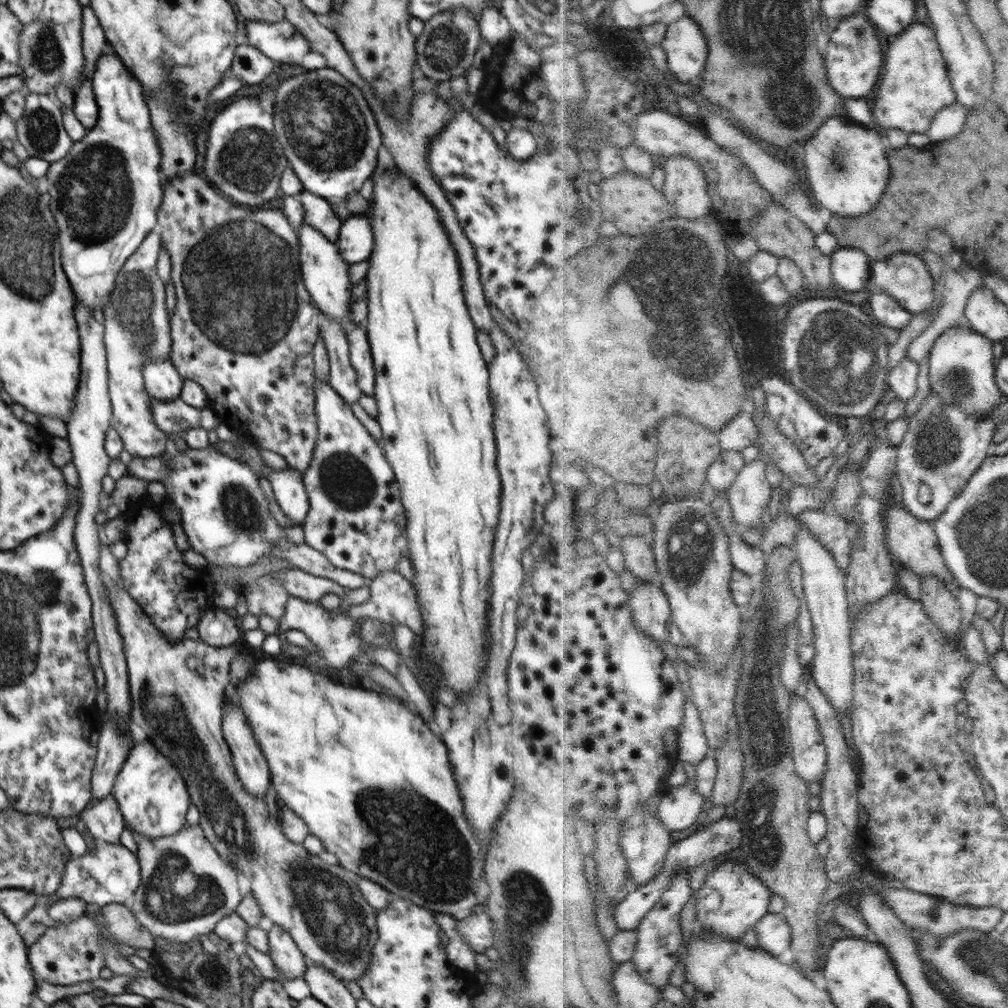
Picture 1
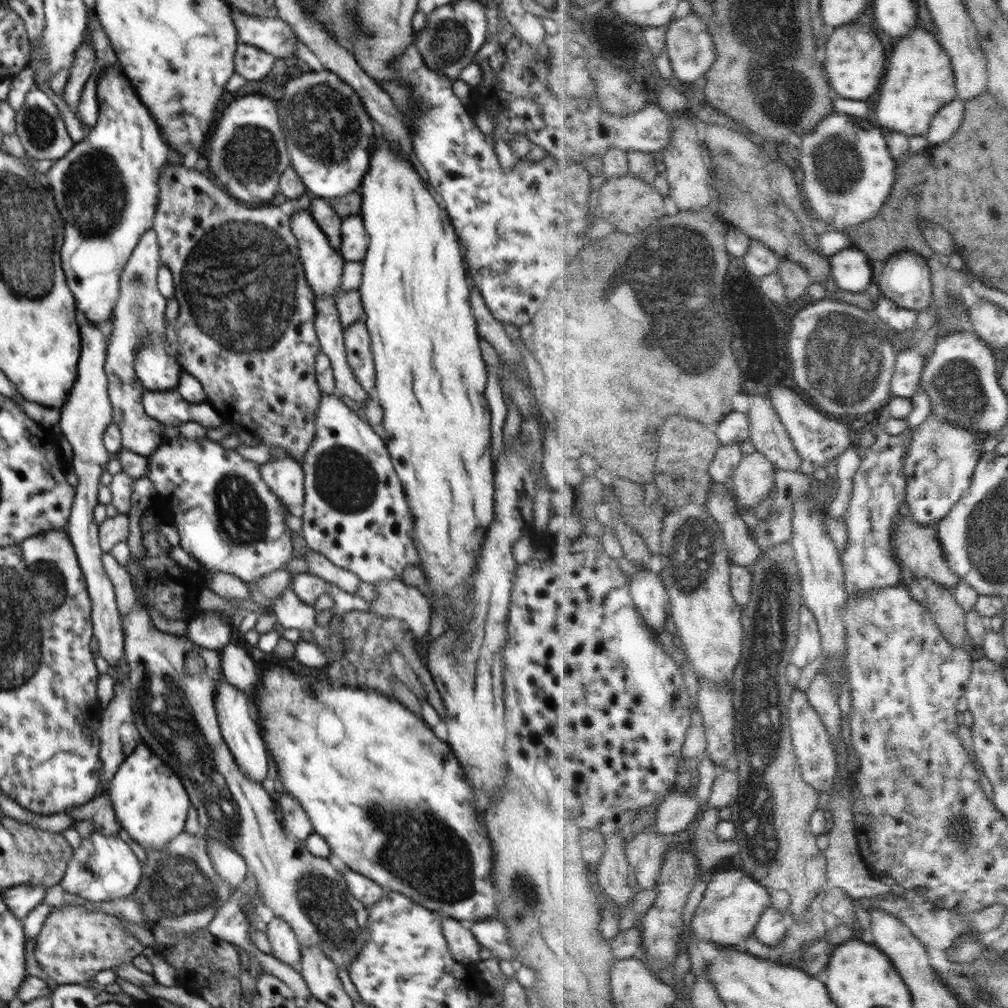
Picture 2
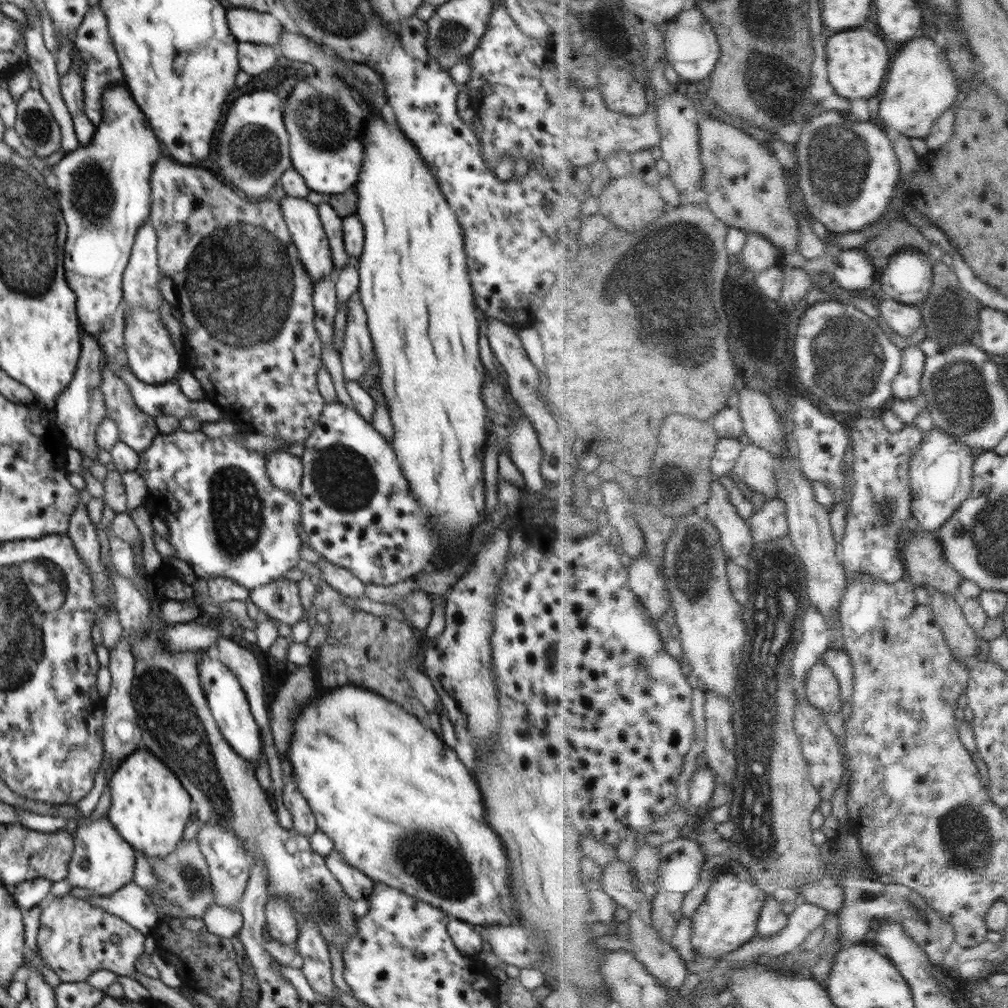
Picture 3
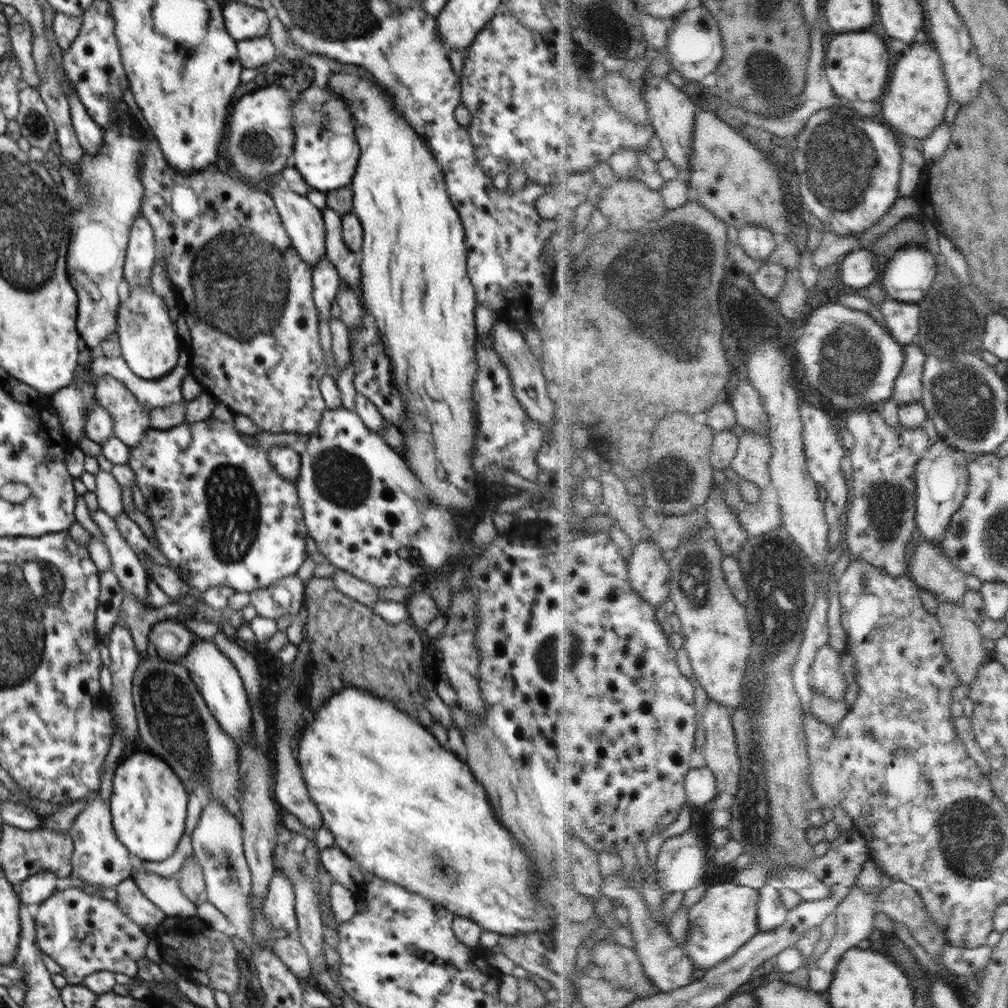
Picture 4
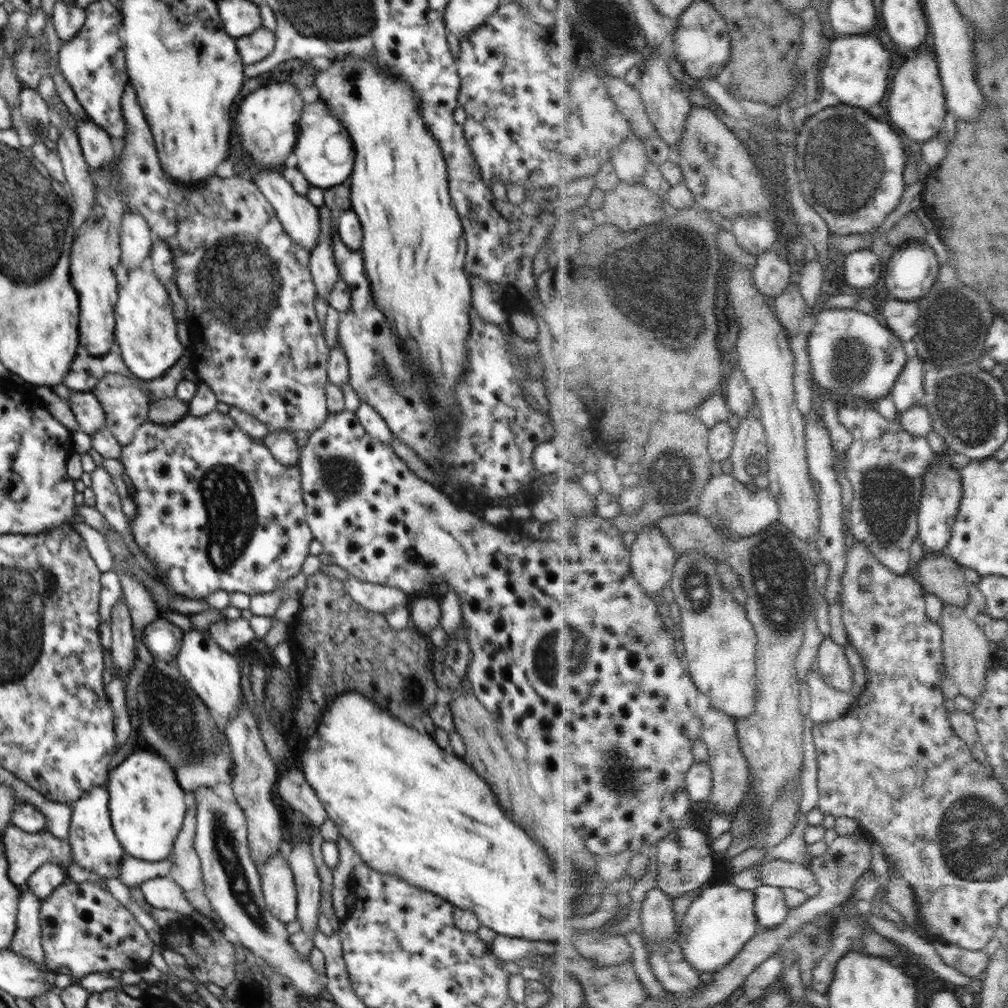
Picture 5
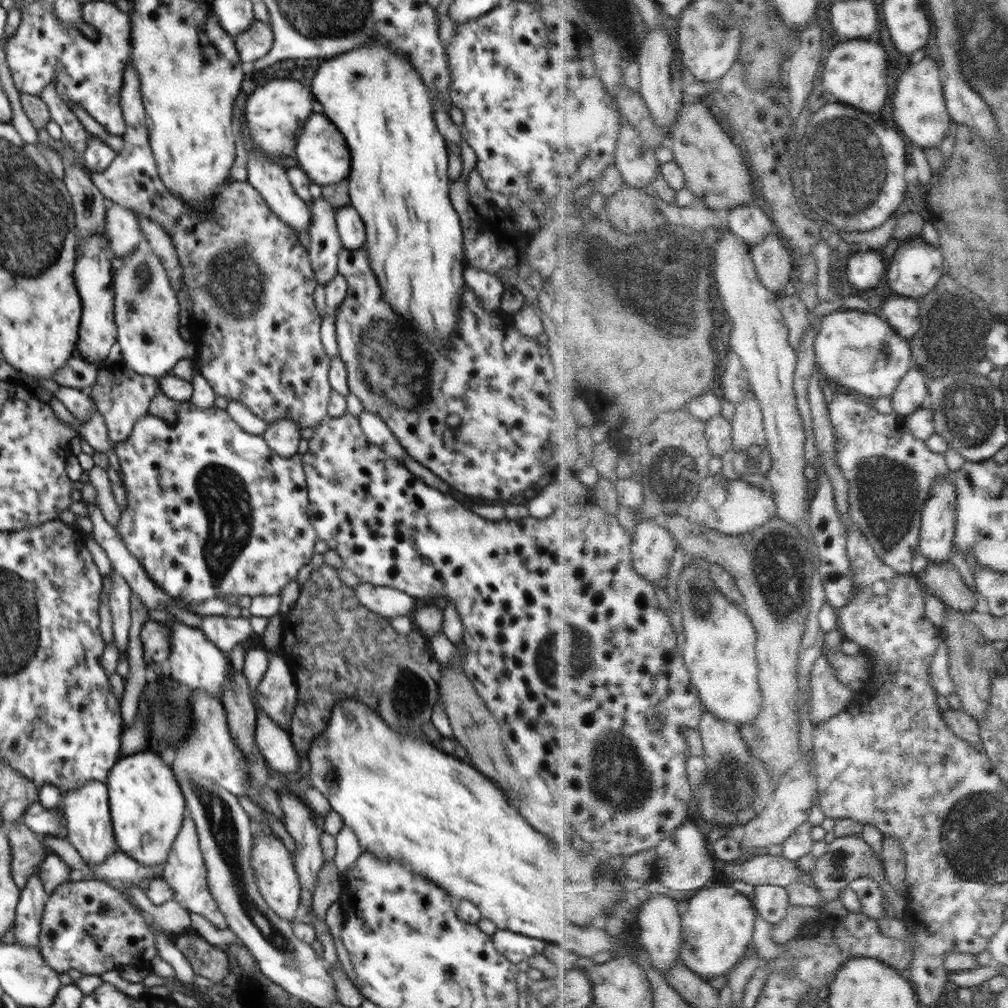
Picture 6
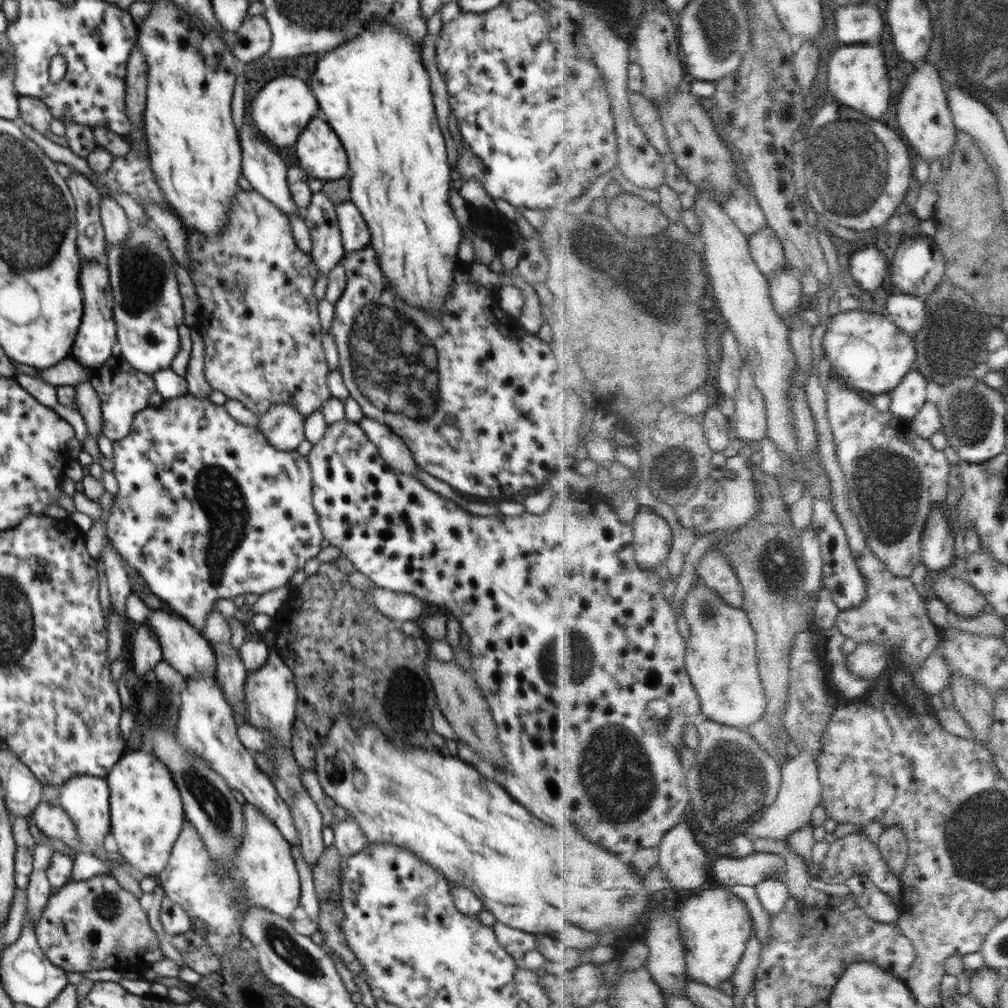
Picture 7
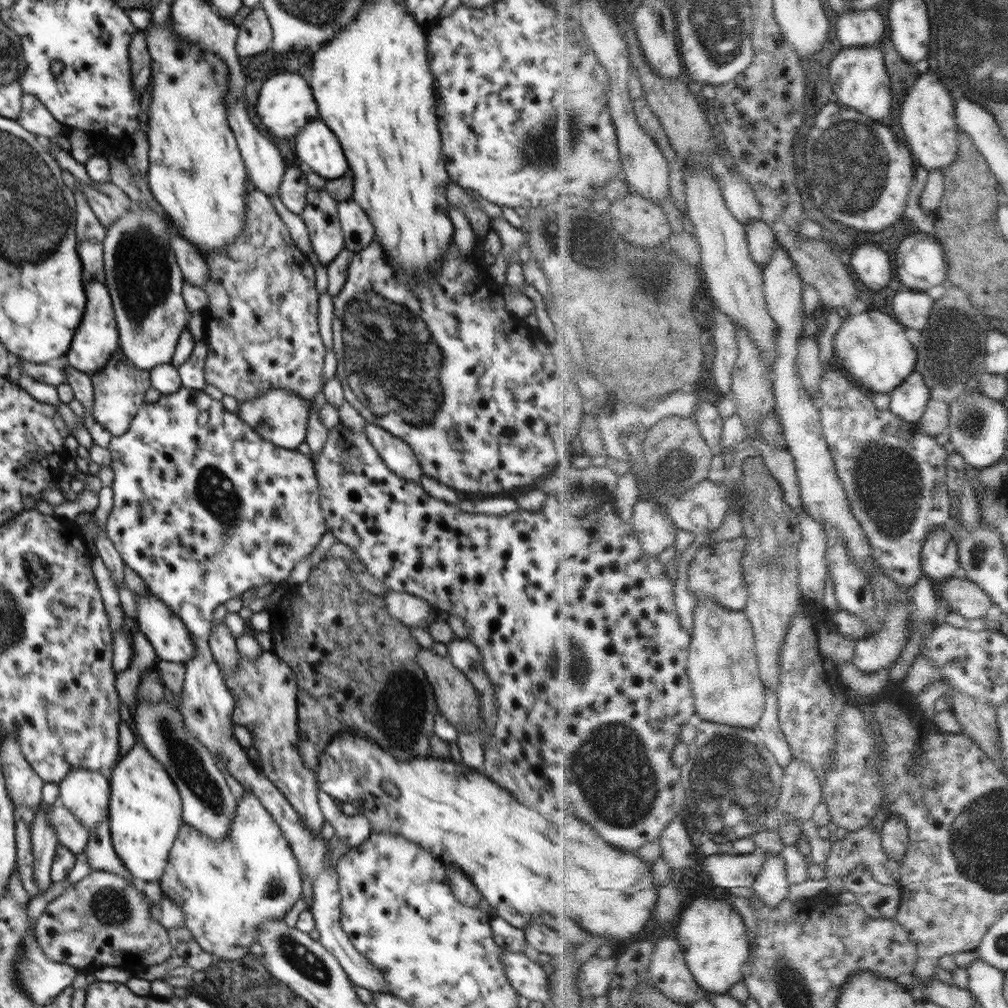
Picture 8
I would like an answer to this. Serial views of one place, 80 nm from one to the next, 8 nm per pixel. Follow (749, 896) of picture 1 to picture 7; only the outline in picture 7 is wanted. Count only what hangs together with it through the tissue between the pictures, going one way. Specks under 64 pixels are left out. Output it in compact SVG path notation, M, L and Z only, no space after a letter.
M728 887L702 891L680 907L683 915L679 921L687 947L688 974L713 987L732 981L749 950L755 929L754 909Z

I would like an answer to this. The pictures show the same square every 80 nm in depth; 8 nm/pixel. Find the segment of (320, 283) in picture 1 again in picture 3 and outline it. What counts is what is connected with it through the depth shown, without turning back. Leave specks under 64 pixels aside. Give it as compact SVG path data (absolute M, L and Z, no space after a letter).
M279 191L275 194L275 197L279 201L297 253L302 259L302 264L306 267L306 272L310 275L310 278L313 279L313 282L319 282L321 278L331 276L331 272L334 272L335 269L335 262L331 257L327 234L323 229L322 221L319 220L317 206L308 202L305 198L294 198Z

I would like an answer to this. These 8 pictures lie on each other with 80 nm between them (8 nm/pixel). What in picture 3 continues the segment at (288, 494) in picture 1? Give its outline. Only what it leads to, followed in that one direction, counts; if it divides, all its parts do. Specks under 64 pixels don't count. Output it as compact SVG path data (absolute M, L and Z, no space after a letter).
M276 451L267 458L266 475L280 490L299 496L303 477L302 462L285 451Z

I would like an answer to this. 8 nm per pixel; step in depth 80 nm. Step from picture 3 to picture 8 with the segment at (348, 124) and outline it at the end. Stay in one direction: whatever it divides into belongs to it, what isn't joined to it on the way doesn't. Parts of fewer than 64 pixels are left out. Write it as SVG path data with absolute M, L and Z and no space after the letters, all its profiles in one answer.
M322 120L310 121L296 135L296 154L300 158L303 167L310 168L316 174L328 180L337 179L345 175L349 169L343 148L327 124Z

